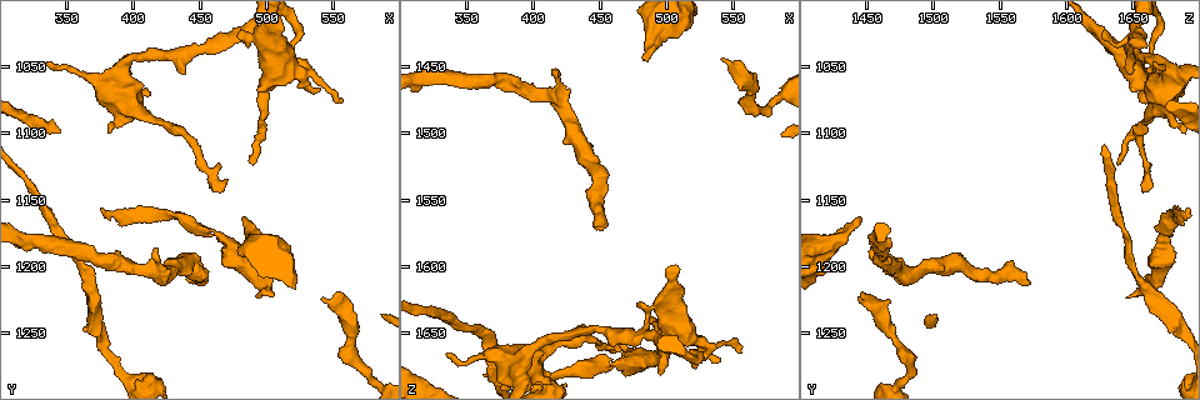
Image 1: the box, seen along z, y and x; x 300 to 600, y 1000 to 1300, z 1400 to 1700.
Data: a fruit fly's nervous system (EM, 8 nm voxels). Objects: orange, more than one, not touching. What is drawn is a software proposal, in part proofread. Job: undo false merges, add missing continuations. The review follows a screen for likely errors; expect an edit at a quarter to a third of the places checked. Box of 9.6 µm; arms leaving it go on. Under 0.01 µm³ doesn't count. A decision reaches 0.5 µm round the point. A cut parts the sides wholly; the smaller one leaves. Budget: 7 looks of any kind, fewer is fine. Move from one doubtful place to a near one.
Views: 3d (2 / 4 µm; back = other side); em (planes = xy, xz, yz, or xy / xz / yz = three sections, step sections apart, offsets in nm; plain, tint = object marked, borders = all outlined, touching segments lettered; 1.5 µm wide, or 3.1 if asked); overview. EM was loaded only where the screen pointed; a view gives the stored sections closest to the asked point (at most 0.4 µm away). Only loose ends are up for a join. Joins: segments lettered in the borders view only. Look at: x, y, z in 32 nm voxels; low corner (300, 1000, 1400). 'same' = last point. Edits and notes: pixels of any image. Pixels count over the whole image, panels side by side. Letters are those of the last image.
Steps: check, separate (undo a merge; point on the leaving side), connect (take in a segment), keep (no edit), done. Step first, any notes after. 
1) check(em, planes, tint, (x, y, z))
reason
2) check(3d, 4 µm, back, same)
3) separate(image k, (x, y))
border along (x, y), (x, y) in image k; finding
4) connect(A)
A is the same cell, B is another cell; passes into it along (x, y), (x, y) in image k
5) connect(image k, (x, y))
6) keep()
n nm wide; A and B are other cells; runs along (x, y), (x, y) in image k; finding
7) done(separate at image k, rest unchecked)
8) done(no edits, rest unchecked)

check(em, planes, borders, (416, 1202, 1472))
branch point

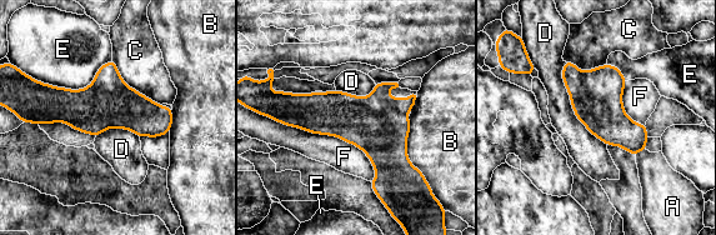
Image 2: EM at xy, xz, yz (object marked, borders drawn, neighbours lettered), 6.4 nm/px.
keep()
A, B, C, D, E and F are other cells; runs along (41, 106), (126, 108), (169, 123) in image 2; continuous, no second neuron

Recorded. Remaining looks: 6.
check(3d, 2 µm, (450, 1212, 1574))
branch stops here

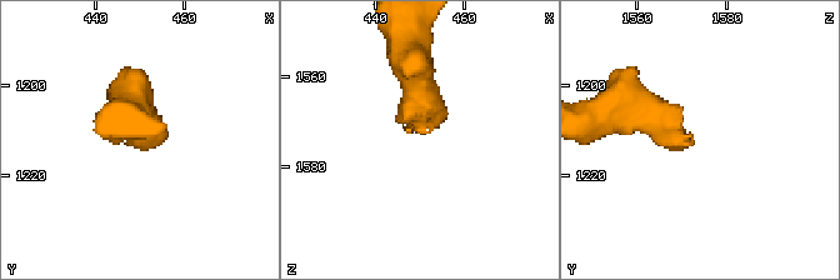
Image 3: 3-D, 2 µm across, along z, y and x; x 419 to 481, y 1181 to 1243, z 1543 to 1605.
check(em, planes, tint, (451, 1213, 1572))
now the EM

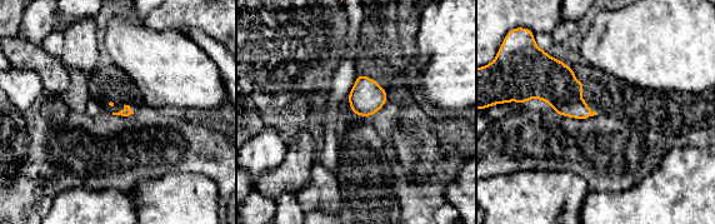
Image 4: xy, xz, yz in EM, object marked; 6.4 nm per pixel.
check(em, planes, borders, same)

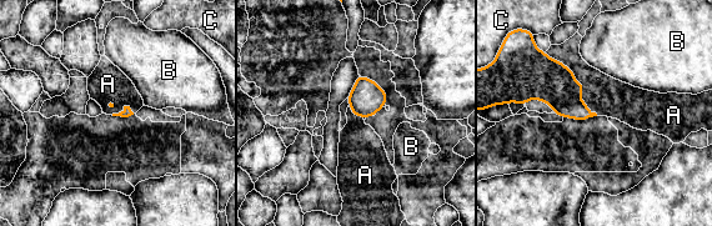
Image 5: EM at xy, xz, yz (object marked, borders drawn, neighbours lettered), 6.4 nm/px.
connect(image 5, (606, 96))
A is the same cell, B and C are other cells; passes into it along (541, 78), (578, 83), (606, 96) in image 5; it goes on there

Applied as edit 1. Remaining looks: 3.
check(em, xz, step 8, tint, (500, 1214, 1664))
sudden change in width

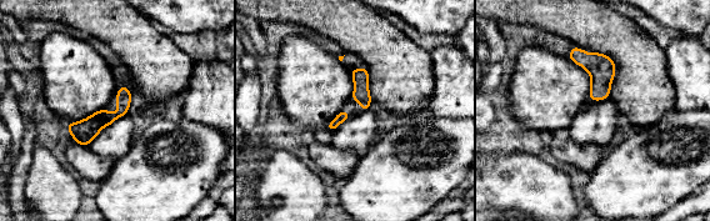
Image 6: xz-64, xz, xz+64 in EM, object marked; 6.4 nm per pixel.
check(em, planes, borders, same)
cut it another way

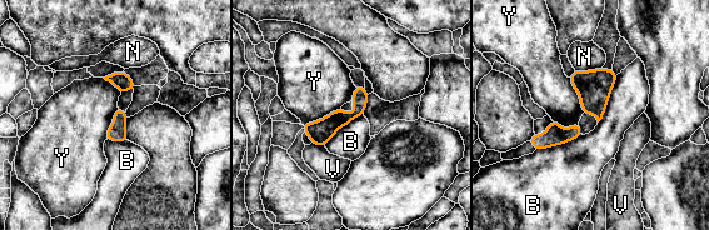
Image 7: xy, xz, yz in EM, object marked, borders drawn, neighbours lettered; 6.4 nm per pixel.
keep()
90 nm wide; B, N, V and Y are other cells; runs along (363, 91), (349, 118), (306, 129) in image 7; continuous, no second neuron

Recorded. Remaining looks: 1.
done(connect at image 5, rest unchecked)

